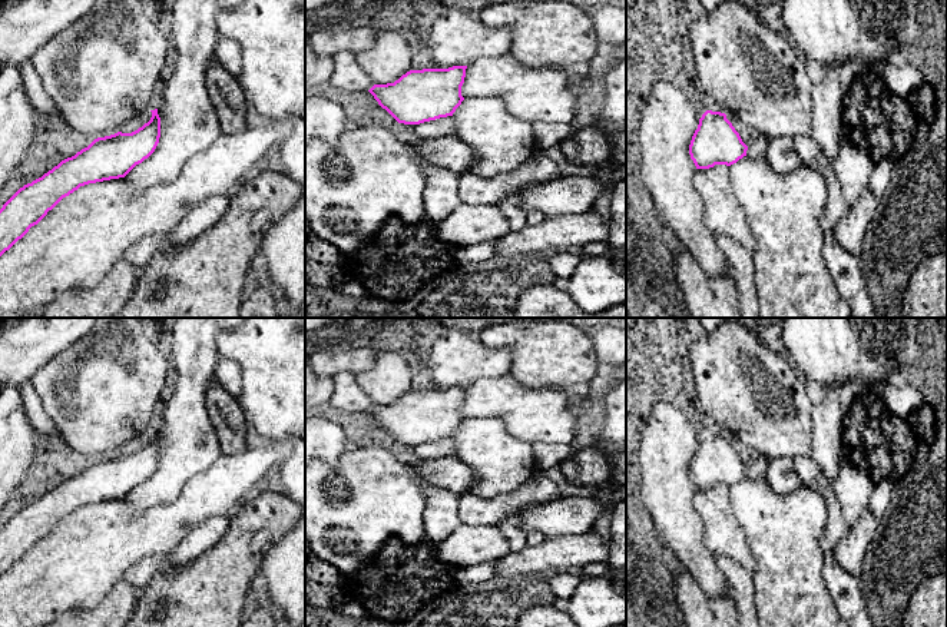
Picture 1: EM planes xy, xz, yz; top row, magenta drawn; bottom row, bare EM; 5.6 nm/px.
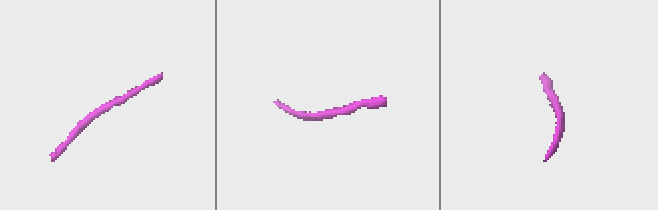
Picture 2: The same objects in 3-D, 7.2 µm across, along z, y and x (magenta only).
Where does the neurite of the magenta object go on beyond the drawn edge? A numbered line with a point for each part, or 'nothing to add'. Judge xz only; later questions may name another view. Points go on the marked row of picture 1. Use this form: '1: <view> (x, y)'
nothing to add

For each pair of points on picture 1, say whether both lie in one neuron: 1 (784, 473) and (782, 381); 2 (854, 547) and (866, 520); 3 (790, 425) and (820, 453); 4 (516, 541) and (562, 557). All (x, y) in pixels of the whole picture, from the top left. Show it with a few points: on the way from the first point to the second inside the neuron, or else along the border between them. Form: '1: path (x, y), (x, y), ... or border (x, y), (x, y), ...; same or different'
1: border (792, 457), (775, 457), (770, 461); different
2: path (857, 540), (866, 527); same
3: border (811, 410), (810, 454); different
4: border (527, 544), (520, 550), (510, 551); different

